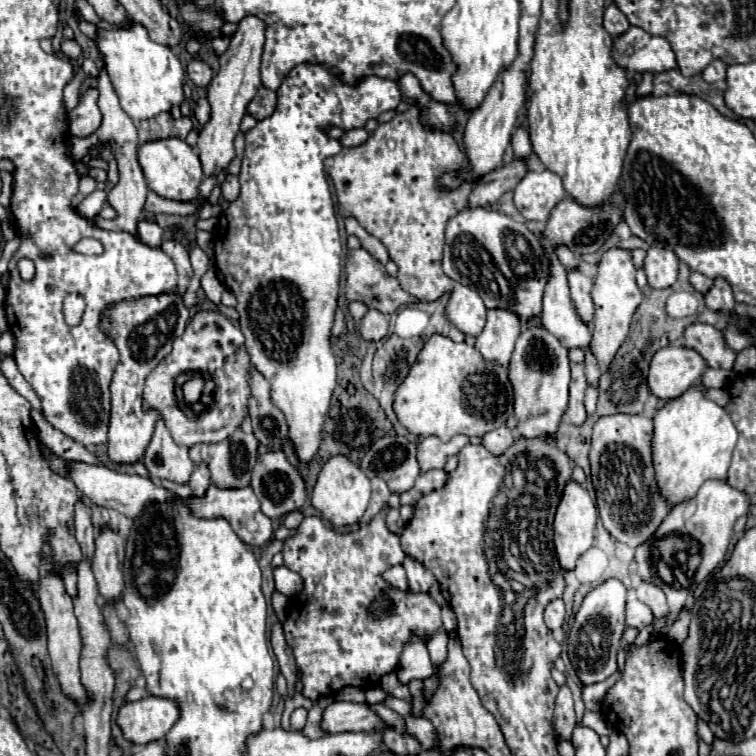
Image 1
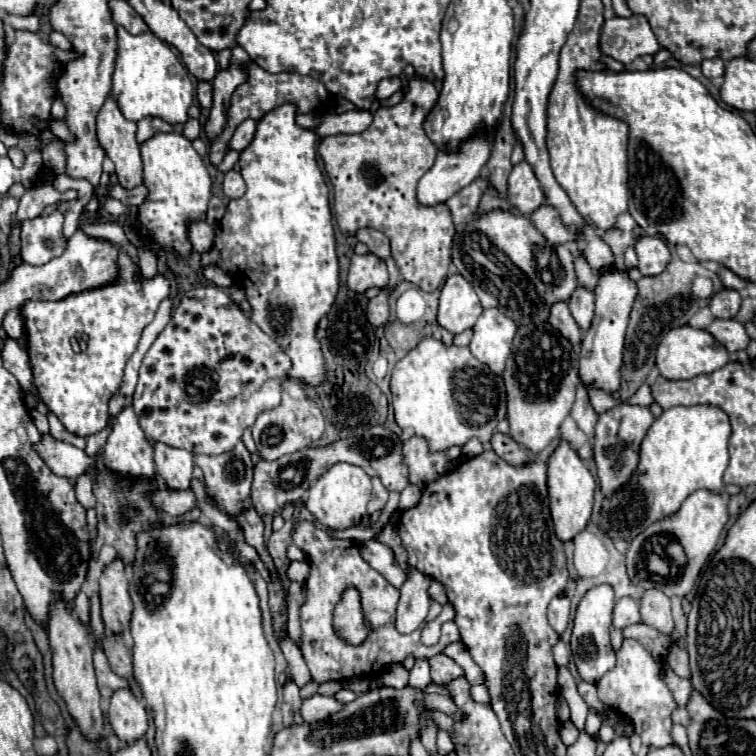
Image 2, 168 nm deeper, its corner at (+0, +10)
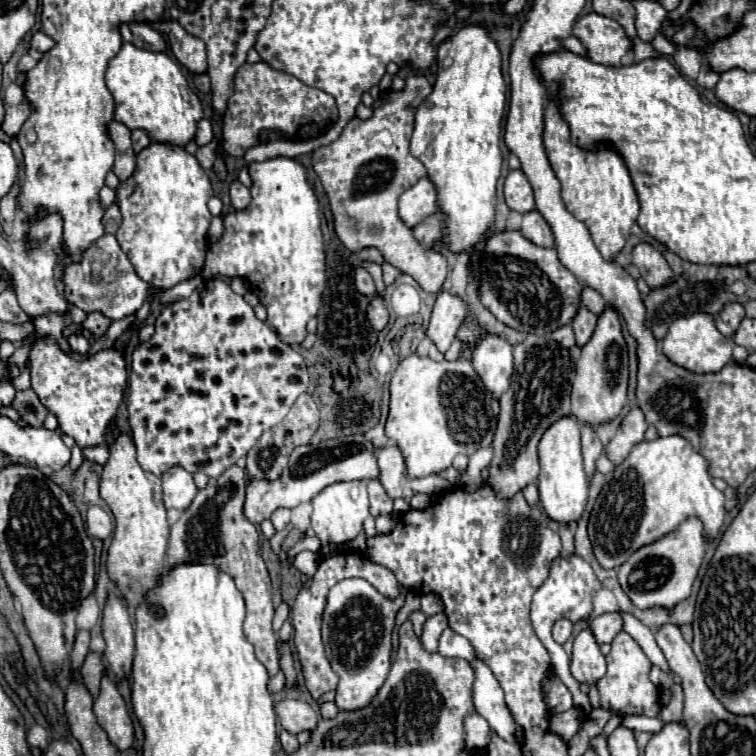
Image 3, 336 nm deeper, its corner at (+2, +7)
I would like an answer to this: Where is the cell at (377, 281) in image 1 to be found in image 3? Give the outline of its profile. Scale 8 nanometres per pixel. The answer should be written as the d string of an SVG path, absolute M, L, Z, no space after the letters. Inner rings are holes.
M356 268L354 270L354 284L356 284L356 290L368 298L376 296L376 284L372 280L372 276L364 270L364 268Z

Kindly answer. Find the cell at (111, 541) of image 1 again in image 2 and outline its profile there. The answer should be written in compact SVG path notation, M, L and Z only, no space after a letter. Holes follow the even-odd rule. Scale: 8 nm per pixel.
M112 561L100 577L100 601L106 633L122 635L130 629L132 599L128 595L128 579L124 575L124 563Z

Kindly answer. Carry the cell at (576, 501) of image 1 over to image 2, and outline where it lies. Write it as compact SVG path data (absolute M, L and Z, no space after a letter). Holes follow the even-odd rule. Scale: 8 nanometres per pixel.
M560 439L552 455L548 457L548 499L550 499L554 529L562 541L572 539L576 533L580 533L586 527L592 513L594 489L596 489L596 481L588 471L588 467L578 457L576 449L566 439Z

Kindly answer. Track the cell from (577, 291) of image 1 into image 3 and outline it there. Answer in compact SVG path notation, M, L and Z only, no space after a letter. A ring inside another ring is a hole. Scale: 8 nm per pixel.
M580 308L572 320L572 328L574 328L574 334L576 334L576 342L578 346L586 344L586 340L590 340L594 328L596 328L596 320L598 316L592 314L588 308Z

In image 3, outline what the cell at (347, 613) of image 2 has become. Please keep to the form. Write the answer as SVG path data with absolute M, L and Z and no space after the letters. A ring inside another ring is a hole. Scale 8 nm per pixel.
M348 578L330 588L322 638L326 656L340 678L334 700L340 710L354 710L370 704L378 688L384 684L390 670L390 634L394 628L394 616L402 602L404 600L396 598L394 604L390 604L390 600L378 596L372 584L362 578Z

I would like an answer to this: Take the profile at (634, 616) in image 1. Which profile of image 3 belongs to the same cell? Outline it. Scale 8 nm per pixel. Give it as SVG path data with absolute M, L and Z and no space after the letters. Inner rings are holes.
M608 612L590 622L590 630L594 632L598 644L612 642L612 638L622 630L622 614L620 612Z

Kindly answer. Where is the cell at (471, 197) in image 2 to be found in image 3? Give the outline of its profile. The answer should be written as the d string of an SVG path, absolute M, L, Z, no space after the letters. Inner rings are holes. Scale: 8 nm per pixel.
M434 212L426 220L422 220L418 226L414 226L414 236L422 240L422 244L432 246L444 236L446 230L446 216L442 212Z

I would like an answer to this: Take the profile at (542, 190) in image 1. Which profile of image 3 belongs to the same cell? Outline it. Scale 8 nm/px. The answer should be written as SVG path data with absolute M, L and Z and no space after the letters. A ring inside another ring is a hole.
M512 170L504 180L504 198L510 210L520 214L534 210L534 194L522 170Z

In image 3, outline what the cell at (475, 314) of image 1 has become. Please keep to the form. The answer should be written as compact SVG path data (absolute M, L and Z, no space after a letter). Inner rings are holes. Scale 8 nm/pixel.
M442 290L438 294L426 334L434 340L440 352L446 352L450 348L460 326L468 318L468 312L468 302L462 296L452 294L448 290Z

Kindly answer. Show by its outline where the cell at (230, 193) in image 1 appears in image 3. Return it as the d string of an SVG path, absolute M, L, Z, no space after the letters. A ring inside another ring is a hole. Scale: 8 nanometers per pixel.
M234 180L230 184L230 200L232 200L232 206L236 210L242 210L250 204L250 190L246 186L242 186L238 180Z

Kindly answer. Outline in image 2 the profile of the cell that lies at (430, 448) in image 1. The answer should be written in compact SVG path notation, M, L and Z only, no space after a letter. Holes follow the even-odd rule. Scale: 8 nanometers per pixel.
M408 437L402 449L402 457L404 457L404 465L408 469L408 481L412 485L424 487L428 483L432 483L436 477L444 475L444 463L446 463L446 453L438 451L438 453L430 453L428 451L428 443L422 437Z

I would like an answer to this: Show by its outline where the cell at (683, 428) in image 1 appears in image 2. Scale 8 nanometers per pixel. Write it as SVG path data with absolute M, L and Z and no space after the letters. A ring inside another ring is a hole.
M696 405L696 407L672 407L664 411L648 429L642 445L640 445L640 461L636 467L634 477L628 479L628 485L624 489L618 489L616 493L610 495L610 501L606 499L606 507L602 507L602 519L598 523L598 529L610 537L610 539L624 539L632 541L636 535L640 535L648 525L654 521L660 521L664 517L670 517L680 509L684 499L698 491L698 489L708 489L710 493L722 493L724 491L724 481L722 473L728 467L728 437L730 437L730 421L728 415L710 405Z

